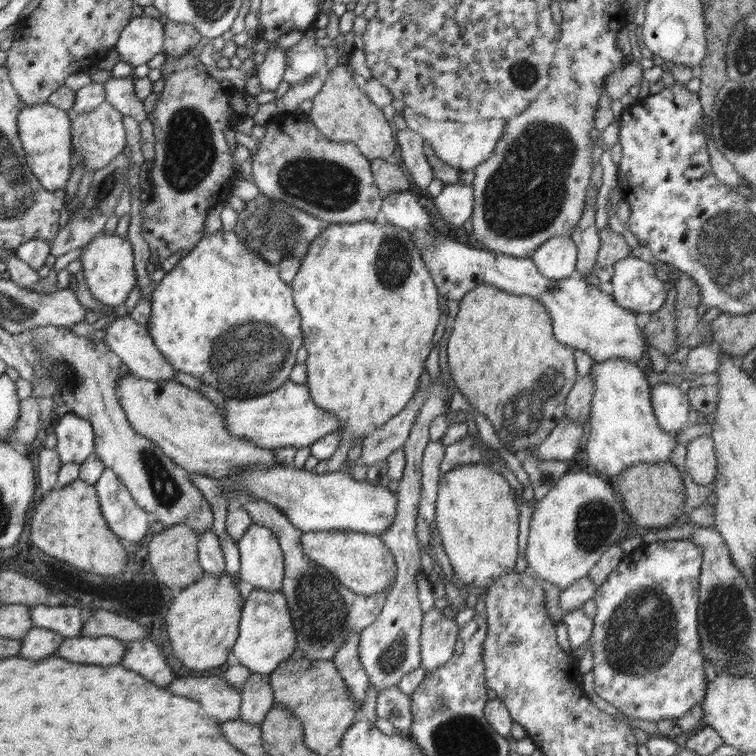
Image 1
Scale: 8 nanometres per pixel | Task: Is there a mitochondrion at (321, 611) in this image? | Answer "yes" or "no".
yes

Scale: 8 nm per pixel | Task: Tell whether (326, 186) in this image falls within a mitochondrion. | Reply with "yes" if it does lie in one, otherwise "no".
yes

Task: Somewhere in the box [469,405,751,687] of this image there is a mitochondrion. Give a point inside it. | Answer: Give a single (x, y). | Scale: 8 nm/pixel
(638, 636)

